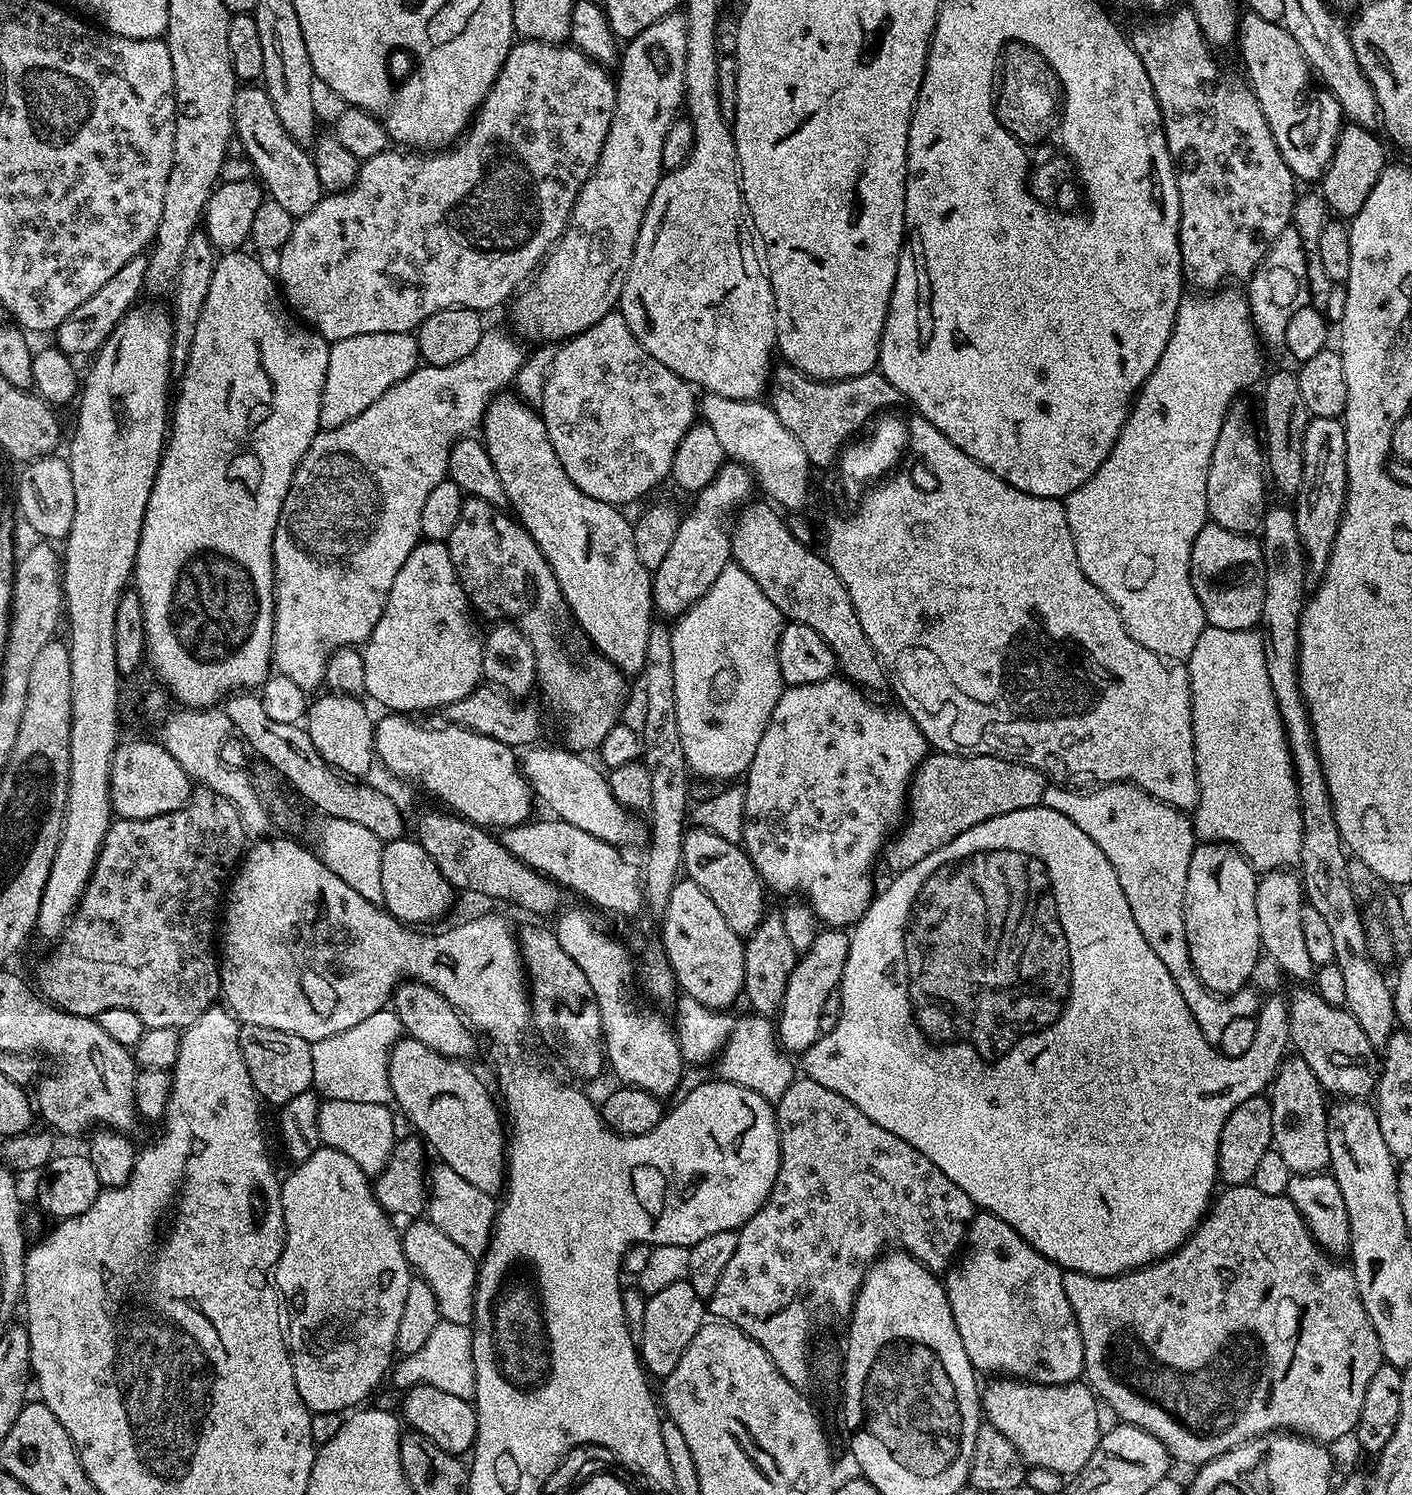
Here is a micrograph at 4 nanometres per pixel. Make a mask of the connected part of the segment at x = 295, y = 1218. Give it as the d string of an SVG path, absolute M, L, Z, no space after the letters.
M321 1146L310 1154L310 1158L299 1161L296 1168L287 1177L283 1177L280 1185L282 1198L282 1214L284 1215L284 1245L282 1254L276 1263L274 1283L280 1299L286 1305L286 1339L290 1362L294 1366L294 1382L298 1386L298 1394L302 1394L302 1402L306 1402L308 1411L347 1413L357 1406L363 1405L381 1387L380 1379L393 1367L396 1339L398 1338L398 1322L402 1322L402 1305L406 1302L406 1294L414 1273L408 1267L408 1259L404 1253L404 1242L401 1233L396 1232L393 1221L380 1203L376 1201L376 1193L369 1177L354 1162L354 1158L346 1158L338 1150Z

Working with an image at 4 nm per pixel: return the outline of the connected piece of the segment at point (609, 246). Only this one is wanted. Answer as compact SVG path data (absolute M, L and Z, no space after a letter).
M675 11L654 22L654 26L646 26L646 30L642 30L623 45L618 56L620 73L617 71L614 76L614 118L602 146L602 154L596 163L596 171L584 183L584 189L574 202L567 230L511 305L512 324L516 327L517 337L525 341L563 342L594 326L606 313L617 307L626 274L634 258L634 246L638 242L644 211L648 209L650 198L666 171L662 166L662 142L666 138L666 130L670 130L670 126L678 118L679 112L676 111L681 111L684 102L687 41L688 17Z

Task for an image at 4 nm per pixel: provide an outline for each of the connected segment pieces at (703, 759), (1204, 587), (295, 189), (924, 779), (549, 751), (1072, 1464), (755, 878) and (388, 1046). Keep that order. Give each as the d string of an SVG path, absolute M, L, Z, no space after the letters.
M735 562L729 563L707 594L675 621L671 634L678 732L689 769L702 779L732 782L735 776L743 777L747 773L754 750L758 750L758 742L762 742L762 734L770 722L770 714L774 714L774 706L778 706L780 693L786 687L776 657L780 629L785 623L754 578Z
M1211 522L1205 524L1192 547L1192 585L1211 627L1255 629L1264 619L1263 543L1252 534L1231 532Z
M237 87L234 136L238 144L240 140L241 146L244 147L243 155L254 169L263 191L271 200L278 202L278 206L282 206L286 214L299 218L310 214L310 210L318 206L322 189L312 157L303 145L294 142L294 138L286 134L286 129L274 110L274 102L270 102L263 87Z
M933 751L912 775L906 819L889 839L882 853L883 863L888 863L889 873L904 872L934 854L934 850L942 850L942 846L954 842L958 834L990 818L1037 807L1043 801L1045 787L1044 773L1025 764L1015 764L1013 760Z
M533 747L531 750L525 751L522 756L522 773L525 780L531 786L533 793L537 797L540 796L553 808L555 815L559 819L578 826L586 833L592 834L598 839L606 841L612 845L625 846L624 844L636 844L640 840L640 835L644 836L646 832L645 825L639 824L637 817L630 814L629 809L622 807L618 802L618 798L614 798L614 794L608 785L607 775L599 767L595 768L592 764L587 764L583 755L577 754L571 750L563 750L558 748L540 748Z
M996 1378L993 1384L983 1385L982 1416L1009 1440L1024 1460L1031 1467L1046 1467L1056 1471L1064 1478L1075 1477L1090 1462L1090 1454L1098 1446L1101 1433L1098 1430L1098 1397L1087 1383L1070 1384L1033 1384L1027 1380L1015 1378Z
M692 826L685 831L681 858L683 875L702 886L706 894L710 894L714 906L718 906L722 913L722 918L726 918L726 926L730 926L730 930L734 930L734 934L741 938L754 934L766 915L766 885L743 847L734 842L726 842L726 838L718 838L718 834L708 828Z
M385 1006L370 1018L312 1044L314 1058L314 1078L312 1088L324 1100L342 1102L374 1102L388 1104L392 1100L392 1087L388 1081L388 1067L392 1048L402 1038L402 1029L398 1014L391 1007Z

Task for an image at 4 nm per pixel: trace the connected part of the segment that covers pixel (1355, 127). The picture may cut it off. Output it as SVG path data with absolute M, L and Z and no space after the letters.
M1345 123L1340 130L1340 136L1336 140L1336 153L1328 163L1328 169L1324 171L1318 188L1329 209L1337 217L1351 218L1362 210L1362 202L1370 198L1370 190L1374 190L1374 182L1382 174L1386 157L1384 157L1385 141L1375 136L1372 128L1364 128L1360 124Z

